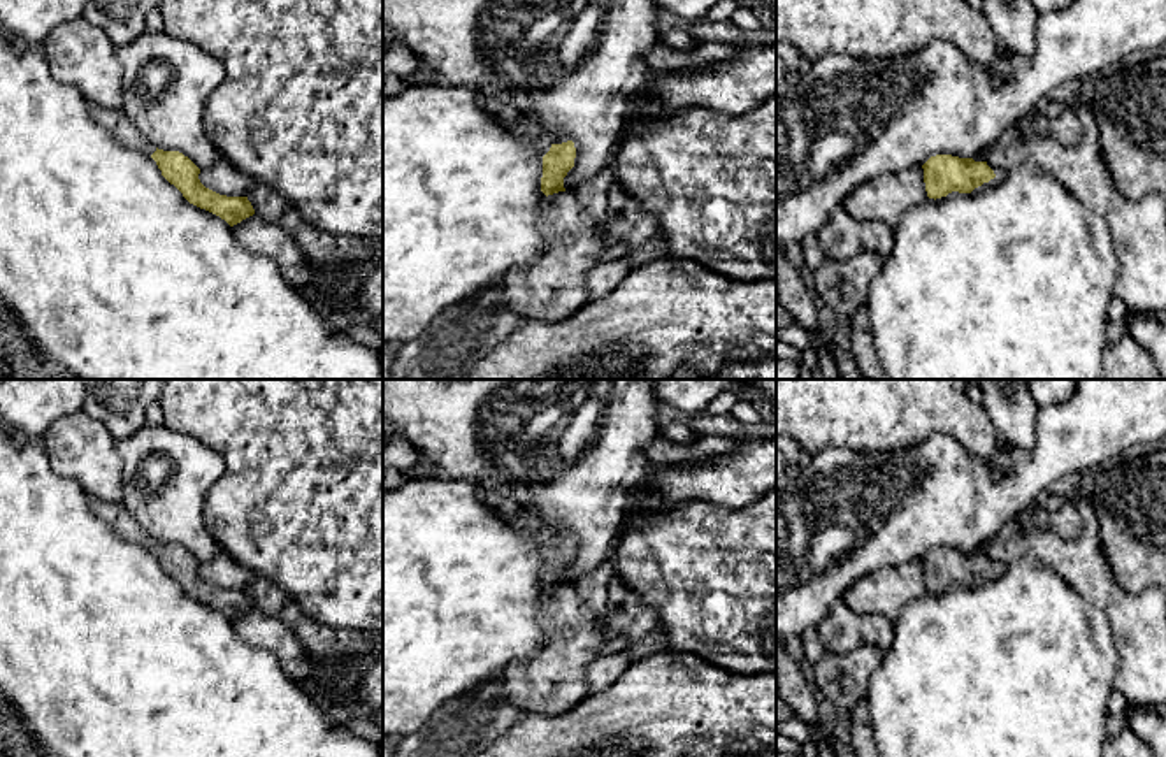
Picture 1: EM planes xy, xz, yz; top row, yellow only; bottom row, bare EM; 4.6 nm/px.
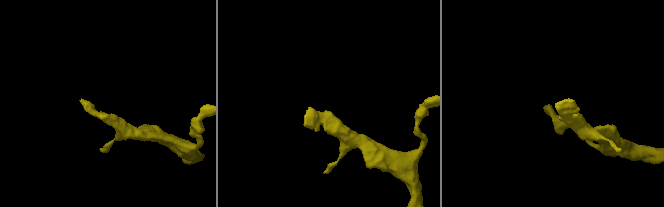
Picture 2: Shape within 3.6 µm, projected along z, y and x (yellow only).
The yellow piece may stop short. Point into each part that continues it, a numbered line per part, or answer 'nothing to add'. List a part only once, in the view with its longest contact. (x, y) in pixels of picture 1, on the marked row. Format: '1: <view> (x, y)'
1: xz (529, 132)

